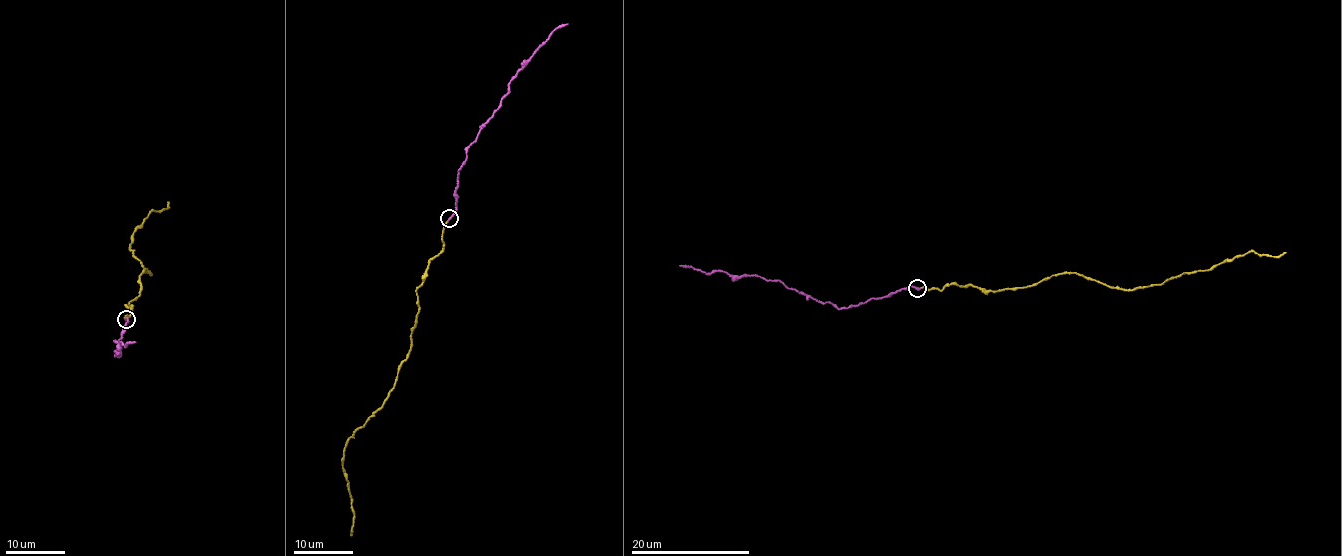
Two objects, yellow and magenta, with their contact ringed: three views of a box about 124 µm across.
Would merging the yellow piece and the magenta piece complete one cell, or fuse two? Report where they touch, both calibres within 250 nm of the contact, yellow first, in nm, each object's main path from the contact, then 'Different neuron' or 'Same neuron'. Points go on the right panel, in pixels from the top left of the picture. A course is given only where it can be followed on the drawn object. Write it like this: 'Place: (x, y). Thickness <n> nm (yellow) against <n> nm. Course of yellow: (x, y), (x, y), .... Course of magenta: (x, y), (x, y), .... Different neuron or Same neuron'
Place: (917, 288). Thickness 110 nm (yellow) against 260 nm. Course of yellow: (917, 289), (953, 284), (1001, 291), (1063, 273), (1122, 289), (1211, 270), (1250, 251), (1280, 256), (1286, 252). Course of magenta: (918, 288), (911, 286), (842, 309), (759, 276), (734, 277), (726, 271), (679, 266). Same neuron

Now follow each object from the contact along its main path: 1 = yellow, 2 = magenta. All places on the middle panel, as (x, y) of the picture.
1: (450, 219), (443, 250), (417, 289), (407, 359), (387, 400), (344, 449), (350, 535)
2: (449, 218), (454, 213), (458, 169), (466, 151), (499, 107), (524, 61), (551, 33), (568, 23)

